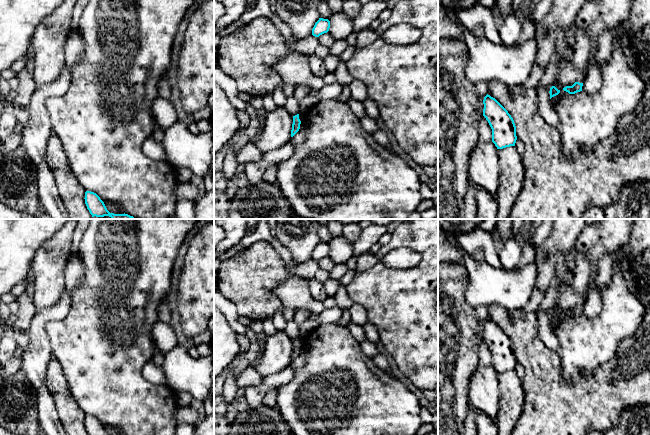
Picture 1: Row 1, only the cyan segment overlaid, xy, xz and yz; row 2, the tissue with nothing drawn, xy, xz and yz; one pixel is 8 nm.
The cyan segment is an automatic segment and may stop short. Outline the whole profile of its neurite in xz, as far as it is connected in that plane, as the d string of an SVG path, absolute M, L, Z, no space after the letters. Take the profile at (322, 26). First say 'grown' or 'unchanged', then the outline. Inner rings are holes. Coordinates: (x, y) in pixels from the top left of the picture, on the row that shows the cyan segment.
unchanged | M319 18L312 29L312 35L319 37L320 35L327 33L330 28L330 21L328 19Z

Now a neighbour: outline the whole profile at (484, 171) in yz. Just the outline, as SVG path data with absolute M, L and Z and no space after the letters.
M478 139L469 159L469 177L475 187L487 191L496 201L499 196L499 157L492 141Z

